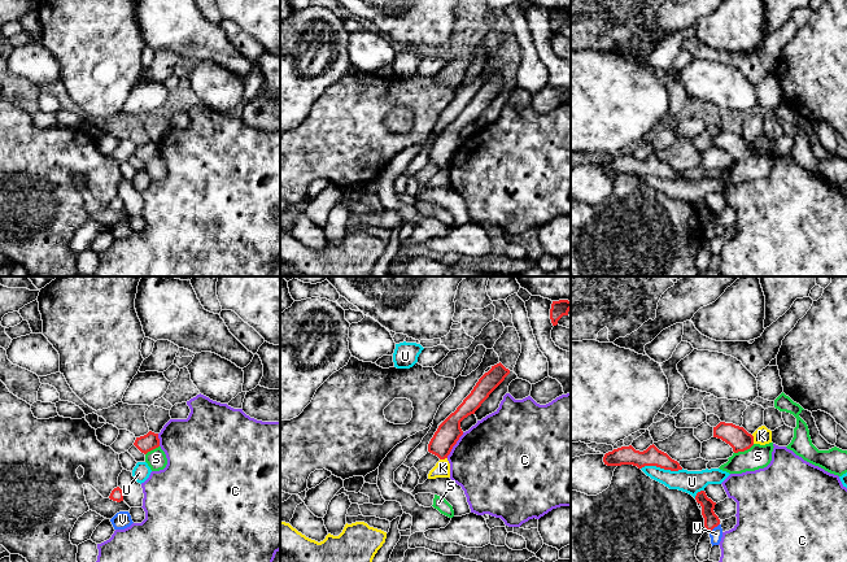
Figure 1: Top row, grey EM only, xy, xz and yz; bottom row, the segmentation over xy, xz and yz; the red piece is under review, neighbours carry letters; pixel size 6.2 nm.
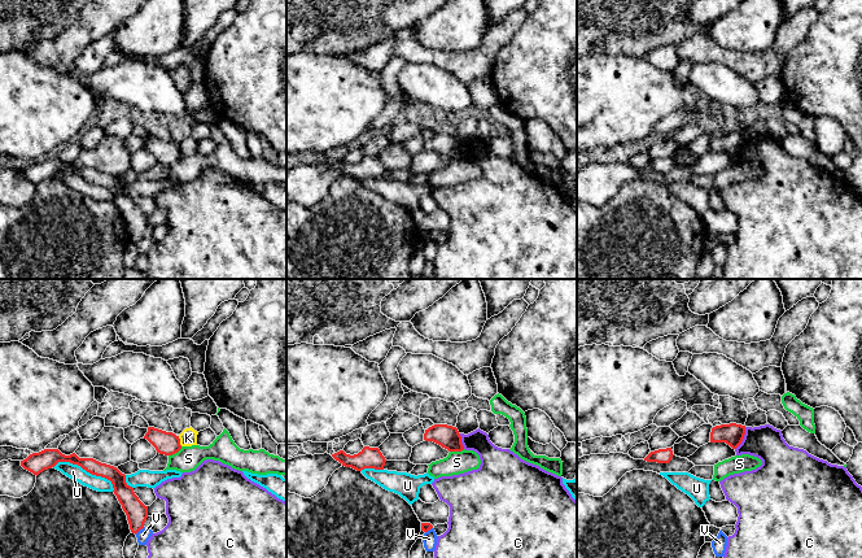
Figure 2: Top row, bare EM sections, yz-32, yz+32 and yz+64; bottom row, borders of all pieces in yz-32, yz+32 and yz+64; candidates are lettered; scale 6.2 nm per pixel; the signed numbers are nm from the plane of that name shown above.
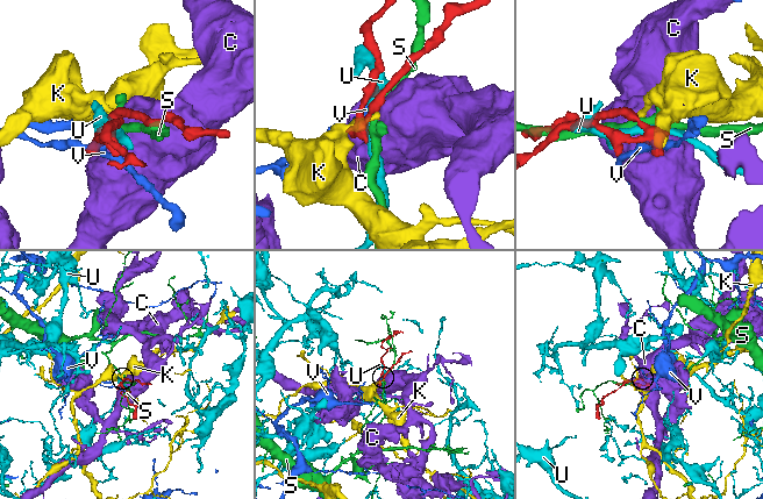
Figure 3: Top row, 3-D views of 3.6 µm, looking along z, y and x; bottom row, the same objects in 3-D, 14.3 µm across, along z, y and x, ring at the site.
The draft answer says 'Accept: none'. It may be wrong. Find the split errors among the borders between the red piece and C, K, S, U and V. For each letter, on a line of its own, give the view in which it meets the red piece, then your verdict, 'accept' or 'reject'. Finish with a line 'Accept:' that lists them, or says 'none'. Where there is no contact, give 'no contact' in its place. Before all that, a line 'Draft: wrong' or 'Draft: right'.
Draft: right
C: meets red in xz; reject
K: meets red in yz; reject
S: meets red in yz; reject
U: meets red in yz; reject
V: meets red in yz; reject
Accept: none

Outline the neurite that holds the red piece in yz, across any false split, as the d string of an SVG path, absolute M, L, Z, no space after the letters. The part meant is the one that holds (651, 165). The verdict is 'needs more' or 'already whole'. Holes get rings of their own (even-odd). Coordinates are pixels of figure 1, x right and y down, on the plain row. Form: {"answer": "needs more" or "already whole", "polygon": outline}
{"answer": "already whole", "polygon": "M654 153L643 161L636 160L632 154L614 158L604 164L603 171L607 175L633 174L638 178L656 175L671 180L682 179L677 170L659 160Z"}

